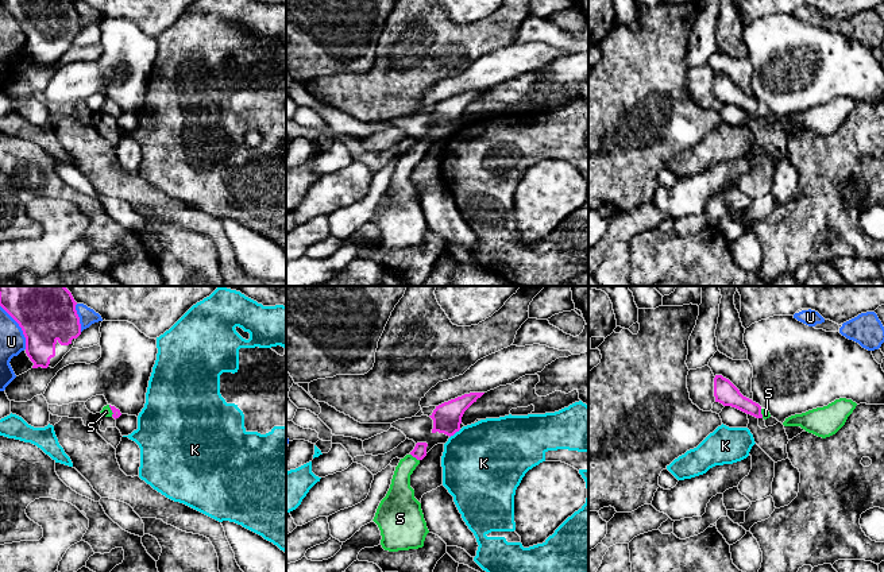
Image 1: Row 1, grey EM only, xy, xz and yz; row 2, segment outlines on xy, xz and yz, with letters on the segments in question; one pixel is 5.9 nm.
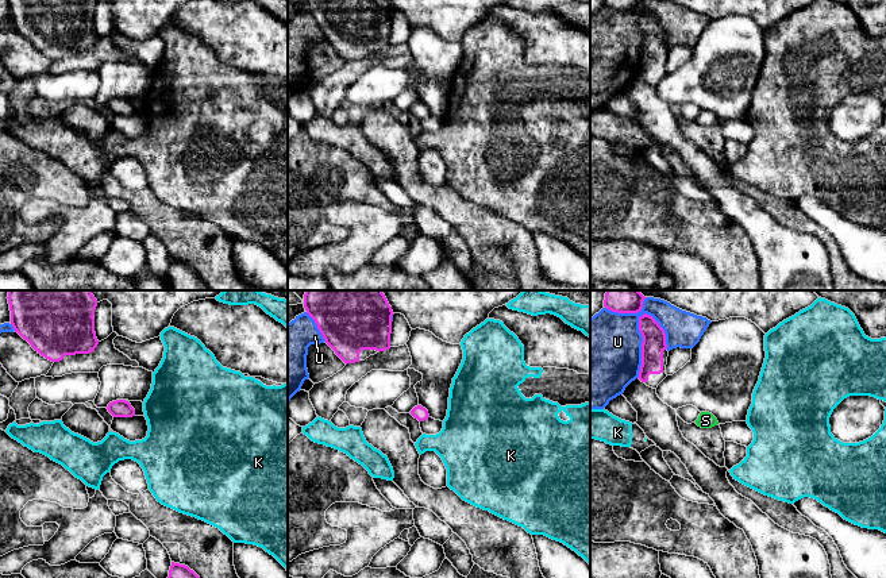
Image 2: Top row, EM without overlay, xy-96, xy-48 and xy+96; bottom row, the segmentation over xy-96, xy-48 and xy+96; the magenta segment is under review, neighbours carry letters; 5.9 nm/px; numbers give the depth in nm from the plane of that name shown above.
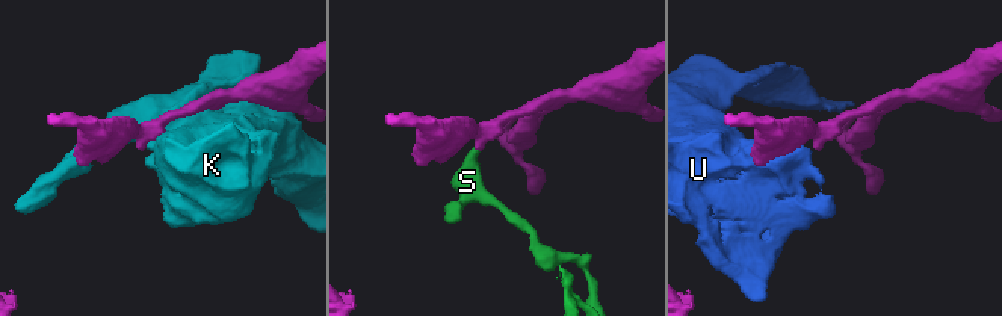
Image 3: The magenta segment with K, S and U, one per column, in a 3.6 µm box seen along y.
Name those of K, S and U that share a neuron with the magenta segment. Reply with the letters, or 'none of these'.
S

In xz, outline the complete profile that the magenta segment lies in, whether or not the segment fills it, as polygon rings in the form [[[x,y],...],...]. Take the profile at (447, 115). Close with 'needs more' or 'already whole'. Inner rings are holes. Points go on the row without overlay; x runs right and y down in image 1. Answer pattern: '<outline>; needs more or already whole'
[[[485,90],[464,92],[436,104],[433,111],[429,113],[433,117],[432,131],[439,130],[451,135],[459,130],[464,109],[483,92]]]; already whole

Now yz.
[[[715,73],[714,76],[714,94],[715,100],[722,101],[723,104],[736,105],[756,116],[767,117],[771,115],[767,107],[763,107],[758,101],[744,94],[740,88],[722,73]]]; needs more

